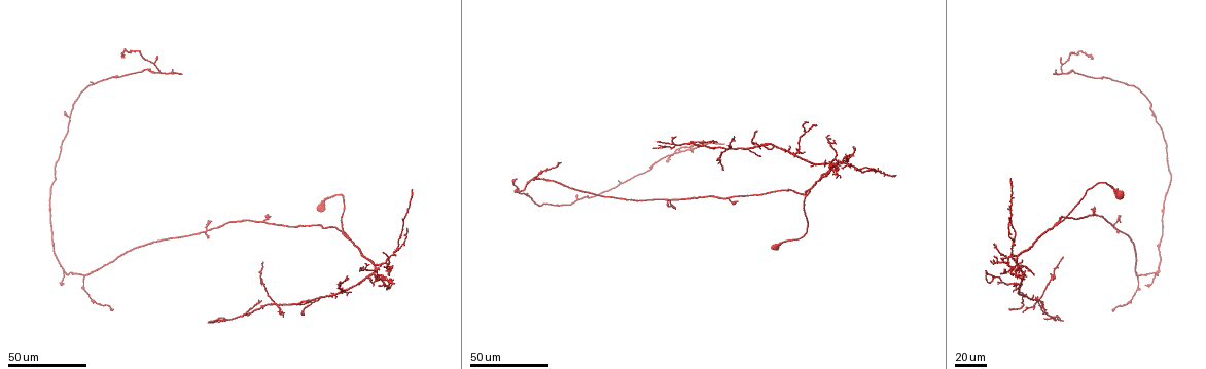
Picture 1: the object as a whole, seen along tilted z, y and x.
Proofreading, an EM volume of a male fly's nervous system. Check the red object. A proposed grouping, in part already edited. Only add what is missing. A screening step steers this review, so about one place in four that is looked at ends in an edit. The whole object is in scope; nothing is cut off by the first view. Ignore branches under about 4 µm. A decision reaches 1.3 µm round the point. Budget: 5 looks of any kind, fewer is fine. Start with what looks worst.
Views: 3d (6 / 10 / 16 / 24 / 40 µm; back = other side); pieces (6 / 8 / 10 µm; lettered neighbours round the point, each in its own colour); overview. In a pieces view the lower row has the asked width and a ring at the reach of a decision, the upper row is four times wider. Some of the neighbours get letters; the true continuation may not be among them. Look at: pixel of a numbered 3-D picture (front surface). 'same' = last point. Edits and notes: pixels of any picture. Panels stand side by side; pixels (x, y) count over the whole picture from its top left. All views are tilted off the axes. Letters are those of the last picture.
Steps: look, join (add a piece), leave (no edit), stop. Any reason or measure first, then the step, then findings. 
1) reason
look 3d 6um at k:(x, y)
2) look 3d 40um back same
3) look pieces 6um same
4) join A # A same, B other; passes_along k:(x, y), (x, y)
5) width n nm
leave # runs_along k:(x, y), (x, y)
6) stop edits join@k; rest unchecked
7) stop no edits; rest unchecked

thin end
look 3d 40um at 1:(180, 74)

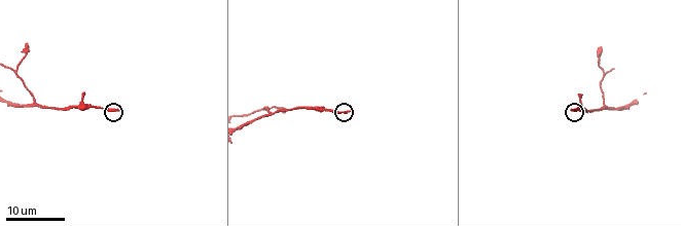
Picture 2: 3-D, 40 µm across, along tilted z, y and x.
what lies round it
look pieces 6um at 2:(570, 108)

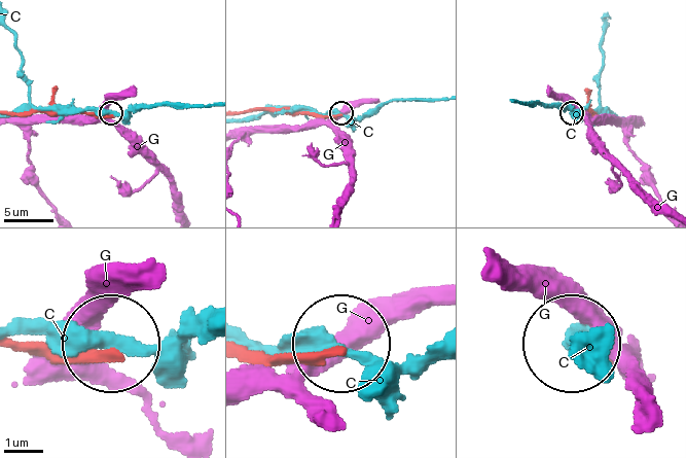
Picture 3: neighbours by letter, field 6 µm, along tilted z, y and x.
width 200 nm
leave # C other, G other; none of them fits

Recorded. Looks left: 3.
free end
look 3d 24um at 1:(618, 179)

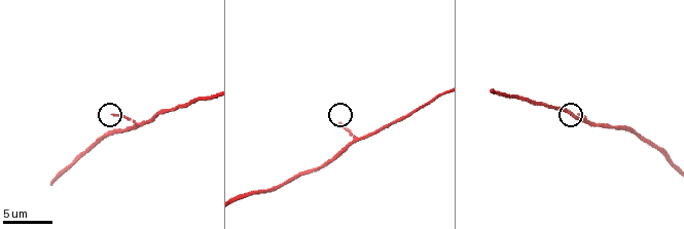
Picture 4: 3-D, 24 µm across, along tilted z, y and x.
look pieces 8um at 4:(339, 125)

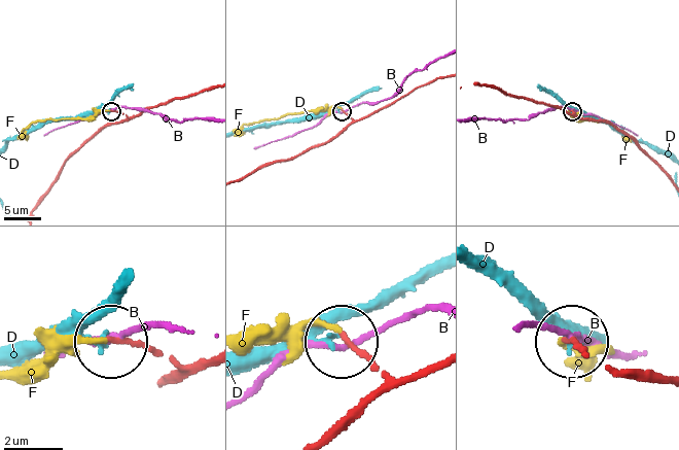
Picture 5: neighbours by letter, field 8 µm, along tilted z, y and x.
join F # B other, D other, F same; passes_along 5:(346, 126), (351, 119), (328, 107), (243, 130); the neuron continues

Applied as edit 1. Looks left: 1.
stop edits join@5; rest unchecked

